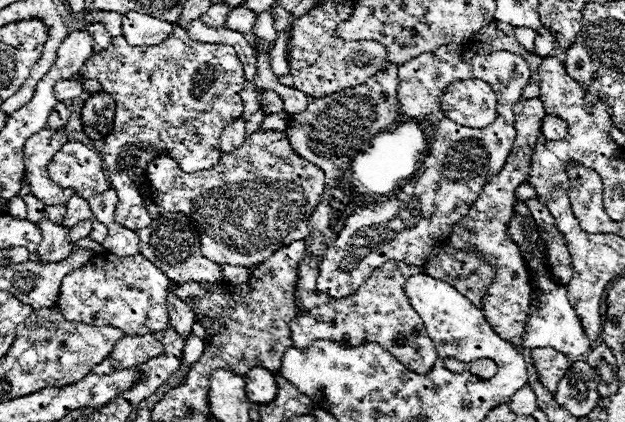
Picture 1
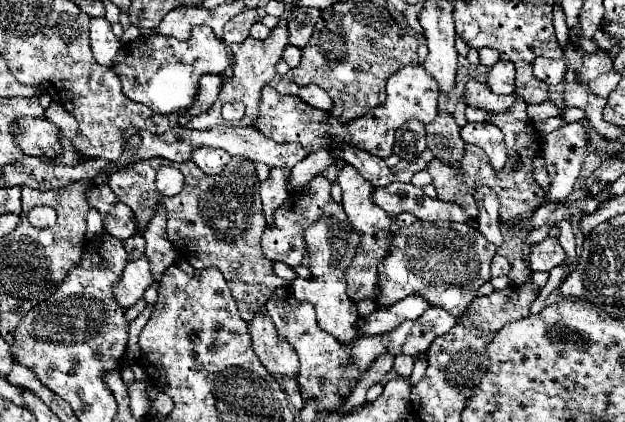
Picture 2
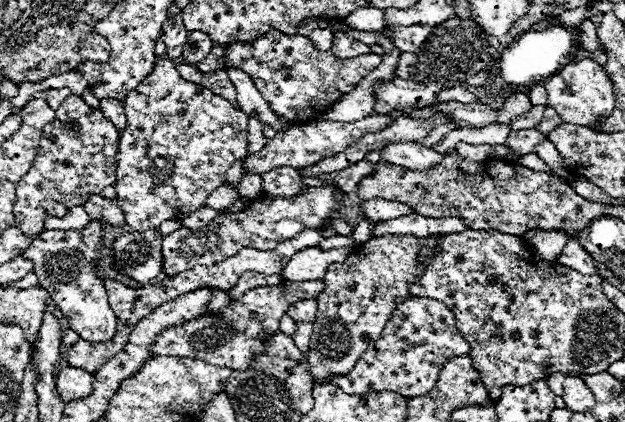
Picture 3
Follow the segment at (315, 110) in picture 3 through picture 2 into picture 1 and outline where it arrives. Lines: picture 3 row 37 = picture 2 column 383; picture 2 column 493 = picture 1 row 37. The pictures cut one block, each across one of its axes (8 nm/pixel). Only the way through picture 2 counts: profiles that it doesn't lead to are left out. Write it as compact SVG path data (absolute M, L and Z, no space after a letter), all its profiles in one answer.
M232 8L226 18L226 28L240 32L242 36L246 36L248 42L256 40L254 26L256 26L256 12L250 12L246 8Z

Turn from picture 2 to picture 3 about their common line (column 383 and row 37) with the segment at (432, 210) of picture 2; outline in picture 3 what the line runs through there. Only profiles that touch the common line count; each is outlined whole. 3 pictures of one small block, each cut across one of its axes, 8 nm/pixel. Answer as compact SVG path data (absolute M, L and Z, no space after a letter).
M194 30L194 32L188 32L188 38L186 38L186 46L184 46L182 56L184 56L188 62L196 64L196 62L204 60L204 58L210 54L212 46L214 46L214 44L212 44L212 40L210 40L208 34L204 34L204 32L200 32L200 30Z

